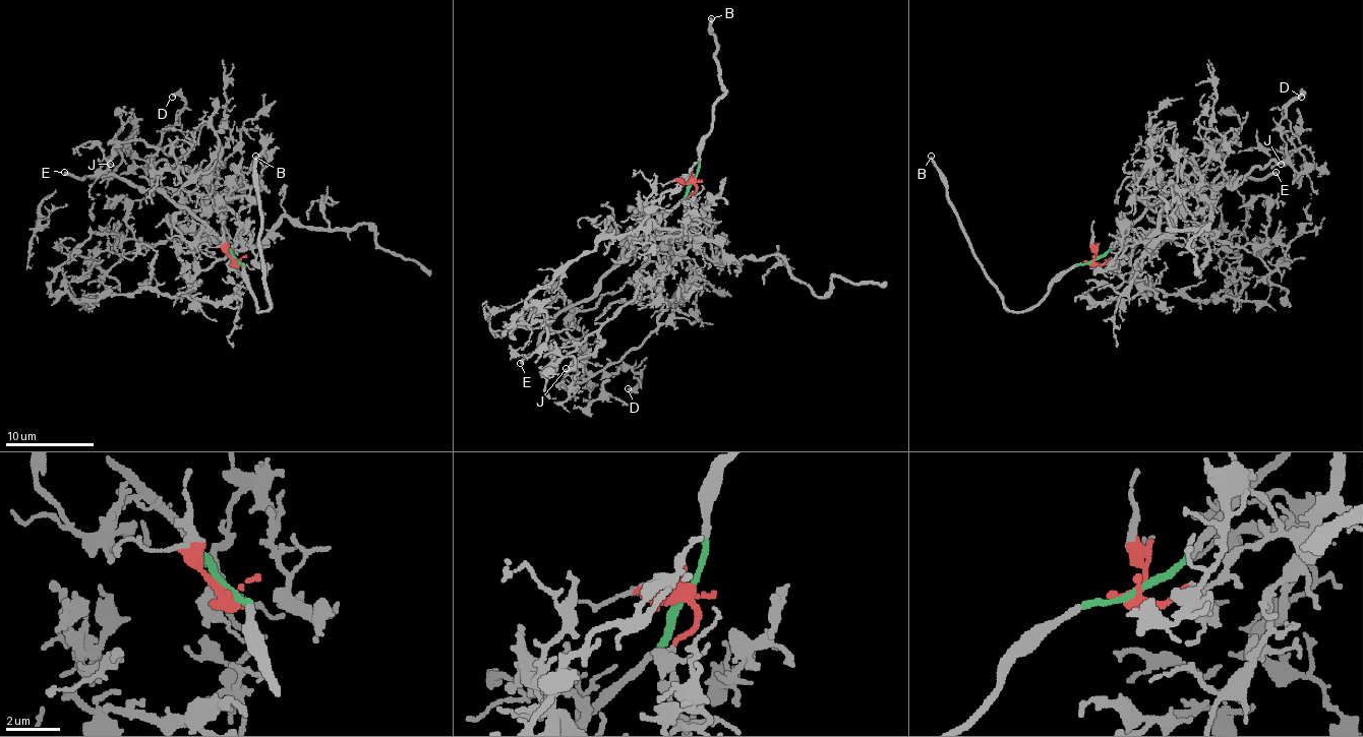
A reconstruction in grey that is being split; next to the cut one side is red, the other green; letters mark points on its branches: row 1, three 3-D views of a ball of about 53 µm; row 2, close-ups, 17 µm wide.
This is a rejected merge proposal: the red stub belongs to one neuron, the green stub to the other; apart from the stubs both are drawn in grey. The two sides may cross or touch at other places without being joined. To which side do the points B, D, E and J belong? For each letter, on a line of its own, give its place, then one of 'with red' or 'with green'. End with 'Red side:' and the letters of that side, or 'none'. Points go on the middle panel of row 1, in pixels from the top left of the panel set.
B: place (711, 18); with green
D: place (628, 388); with red
E: place (520, 363); with green
J: place (566, 368); with red
Red side: D, J

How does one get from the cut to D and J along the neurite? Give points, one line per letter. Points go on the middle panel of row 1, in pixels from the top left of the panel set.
D: (692, 181), (696, 243), (662, 279), (667, 308), (605, 370), (632, 368), (640, 379), (627, 387)
J: (692, 181), (687, 215), (696, 243), (662, 279), (667, 308), (658, 325), (576, 392), (565, 387), (565, 368)

